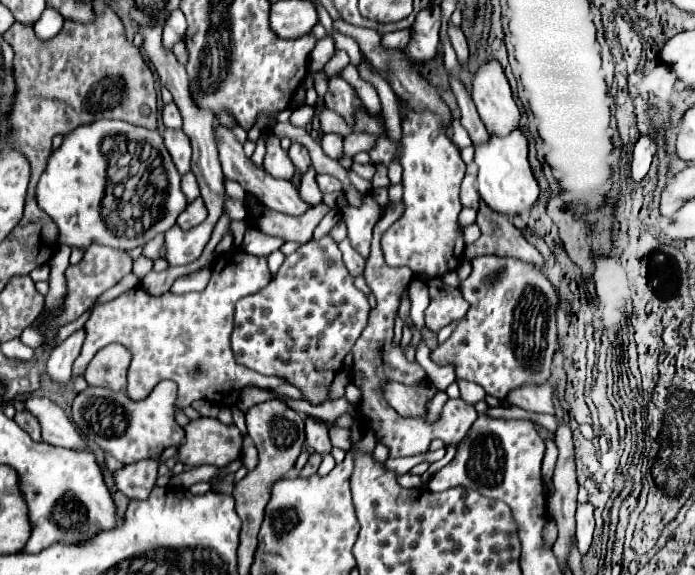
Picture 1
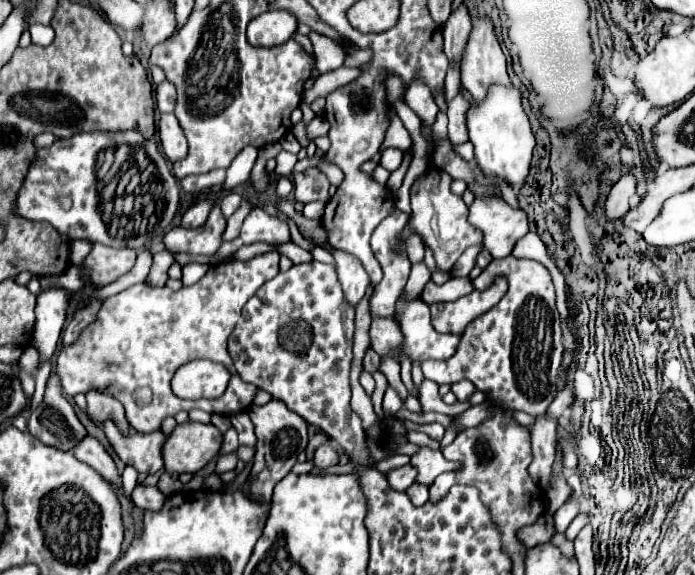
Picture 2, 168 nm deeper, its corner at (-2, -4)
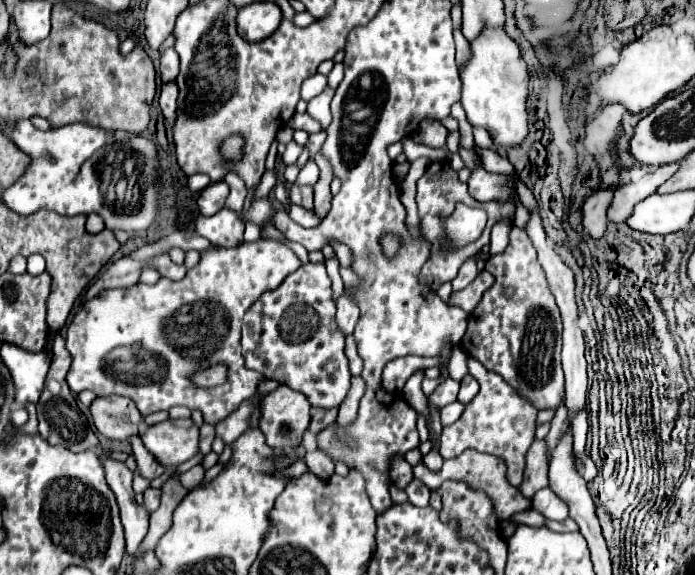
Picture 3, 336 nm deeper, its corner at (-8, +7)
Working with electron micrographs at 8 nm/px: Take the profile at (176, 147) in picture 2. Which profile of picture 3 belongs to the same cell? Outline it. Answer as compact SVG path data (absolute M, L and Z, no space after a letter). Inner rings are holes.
M175 82L161 84L159 104L161 104L163 116L165 116L167 120L175 122L175 110L177 110L177 84L175 84Z

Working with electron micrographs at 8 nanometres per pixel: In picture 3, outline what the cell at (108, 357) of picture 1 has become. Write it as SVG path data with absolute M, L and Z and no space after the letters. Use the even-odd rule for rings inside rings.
M95 398L91 404L91 416L95 428L109 440L127 440L139 434L141 414L129 398Z

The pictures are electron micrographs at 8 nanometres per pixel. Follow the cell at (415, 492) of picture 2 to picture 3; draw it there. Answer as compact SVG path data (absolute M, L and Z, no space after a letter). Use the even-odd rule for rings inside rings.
M413 478L413 482L405 488L405 492L407 492L407 496L409 496L409 502L411 504L415 504L415 506L429 506L429 488L425 486L425 484L421 484L421 480L415 480Z

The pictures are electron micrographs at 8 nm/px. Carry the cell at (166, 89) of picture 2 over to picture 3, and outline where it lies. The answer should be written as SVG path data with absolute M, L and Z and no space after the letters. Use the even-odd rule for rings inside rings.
M173 48L161 52L161 80L175 80L179 74L179 54Z

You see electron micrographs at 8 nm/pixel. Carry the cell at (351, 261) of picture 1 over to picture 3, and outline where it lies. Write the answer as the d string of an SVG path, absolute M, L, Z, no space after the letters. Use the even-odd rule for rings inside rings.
M345 294L337 300L337 314L335 314L337 326L343 332L343 336L349 336L359 320L359 308L355 302L351 302Z

